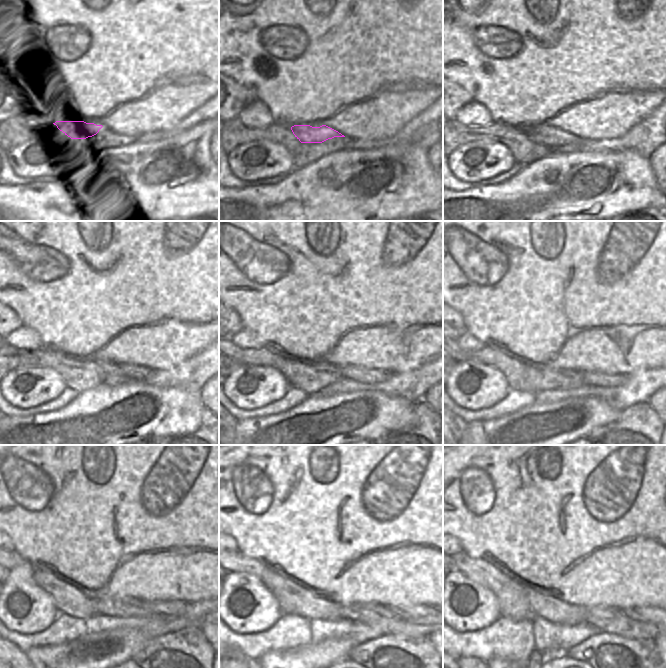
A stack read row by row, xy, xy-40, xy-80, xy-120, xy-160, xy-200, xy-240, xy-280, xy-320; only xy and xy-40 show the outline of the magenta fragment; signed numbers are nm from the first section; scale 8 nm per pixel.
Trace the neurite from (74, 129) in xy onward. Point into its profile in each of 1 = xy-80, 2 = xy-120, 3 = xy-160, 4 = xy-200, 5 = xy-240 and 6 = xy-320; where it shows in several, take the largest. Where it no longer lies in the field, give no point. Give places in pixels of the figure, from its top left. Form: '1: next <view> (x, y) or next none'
1: next xy-80 (549, 136)
2: next xy-120 (138, 373)
3: next xy-160 (361, 374)
4: next xy-200 (589, 377)
5: next xy-240 (177, 608)
6: next xy-320 (643, 614)

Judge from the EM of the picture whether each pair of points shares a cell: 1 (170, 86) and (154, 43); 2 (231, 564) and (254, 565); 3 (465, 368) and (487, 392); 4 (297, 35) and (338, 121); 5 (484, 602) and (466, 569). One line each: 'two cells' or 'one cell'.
1: one cell
2: one cell
3: one cell
4: one cell
5: two cells

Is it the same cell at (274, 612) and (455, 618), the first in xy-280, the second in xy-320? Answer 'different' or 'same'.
same

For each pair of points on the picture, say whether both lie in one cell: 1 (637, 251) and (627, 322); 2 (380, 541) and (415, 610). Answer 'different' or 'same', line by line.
1: same
2: different

